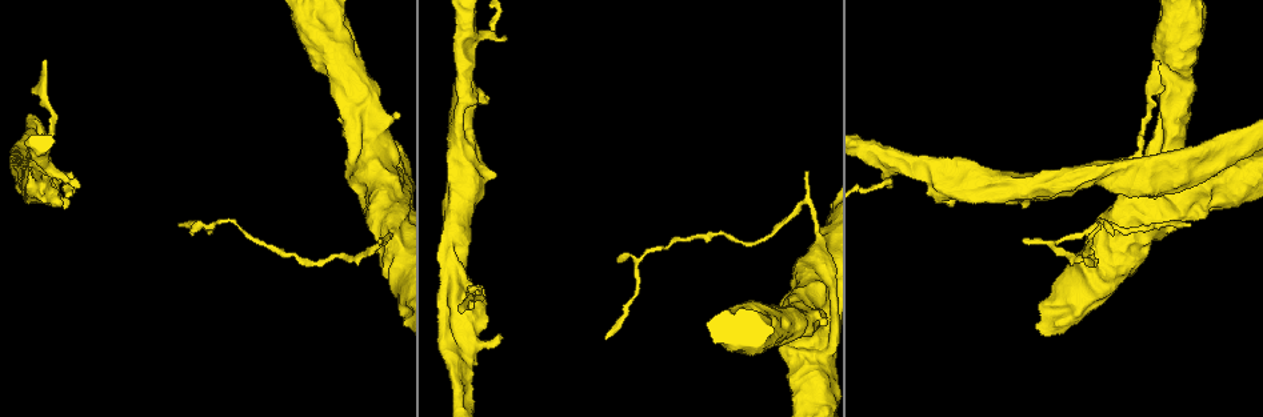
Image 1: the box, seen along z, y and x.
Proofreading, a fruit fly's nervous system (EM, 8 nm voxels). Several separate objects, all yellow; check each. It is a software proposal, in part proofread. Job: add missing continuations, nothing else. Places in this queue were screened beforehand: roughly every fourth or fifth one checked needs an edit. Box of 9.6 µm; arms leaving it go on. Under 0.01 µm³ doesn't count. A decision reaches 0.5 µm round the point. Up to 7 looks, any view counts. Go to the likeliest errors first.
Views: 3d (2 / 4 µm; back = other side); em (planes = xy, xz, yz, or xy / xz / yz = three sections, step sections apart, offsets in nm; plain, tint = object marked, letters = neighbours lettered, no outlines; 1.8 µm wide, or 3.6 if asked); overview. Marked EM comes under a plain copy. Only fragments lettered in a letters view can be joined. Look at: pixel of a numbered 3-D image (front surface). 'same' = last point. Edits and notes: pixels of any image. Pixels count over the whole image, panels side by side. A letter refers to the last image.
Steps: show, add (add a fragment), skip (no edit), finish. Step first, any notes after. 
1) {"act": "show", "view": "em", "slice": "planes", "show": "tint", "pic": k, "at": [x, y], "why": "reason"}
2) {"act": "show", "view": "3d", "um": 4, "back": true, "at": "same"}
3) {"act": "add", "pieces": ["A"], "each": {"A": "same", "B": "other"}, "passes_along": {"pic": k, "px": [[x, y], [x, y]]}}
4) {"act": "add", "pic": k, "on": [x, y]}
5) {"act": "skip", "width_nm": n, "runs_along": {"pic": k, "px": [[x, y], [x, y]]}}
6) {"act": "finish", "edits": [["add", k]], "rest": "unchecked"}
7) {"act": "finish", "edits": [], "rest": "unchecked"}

{"act": "show", "view": "em", "um": 3.6, "slice": "yz", "step": 8, "show": "letters", "pic": 1, "at": [394, 233]}

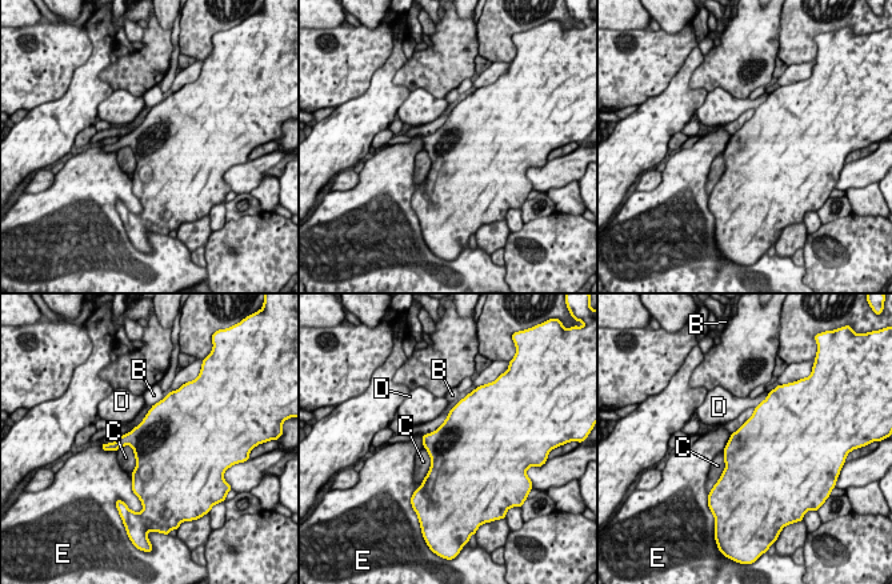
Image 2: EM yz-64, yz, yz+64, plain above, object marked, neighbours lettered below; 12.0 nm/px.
{"act": "show", "view": "em", "um": 3.6, "slice": "xy", "step": 16, "show": "letters", "at": "same", "why": "another direction"}

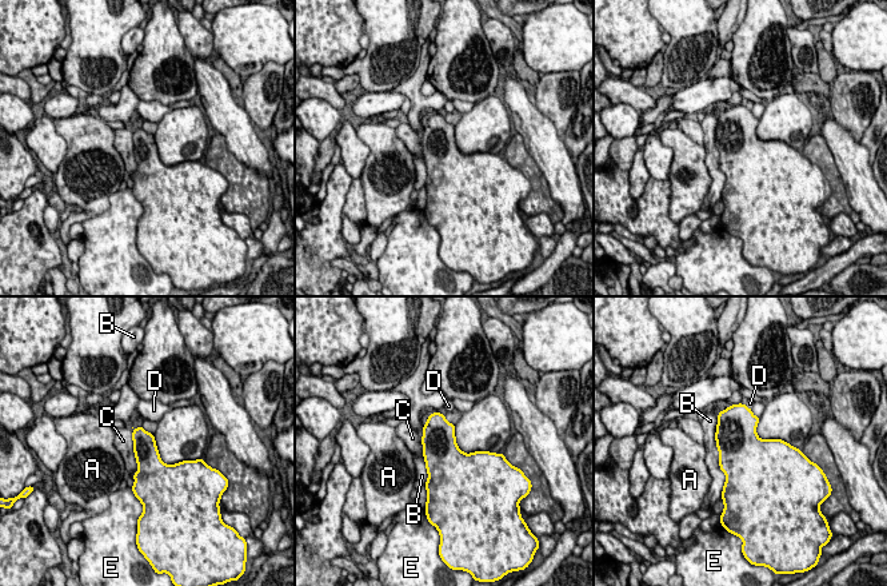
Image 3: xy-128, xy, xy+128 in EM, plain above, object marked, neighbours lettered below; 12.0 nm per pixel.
{"act": "skip", "each": {"A": "other", "B": "other", "C": "other", "D": "other", "E": "other"}, "found": "no lettered fragment goes on from it"}

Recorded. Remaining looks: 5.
{"act": "show", "view": "3d", "um": 4, "back": true, "pic": 1, "at": [487, 303], "why": "branch stops here"}

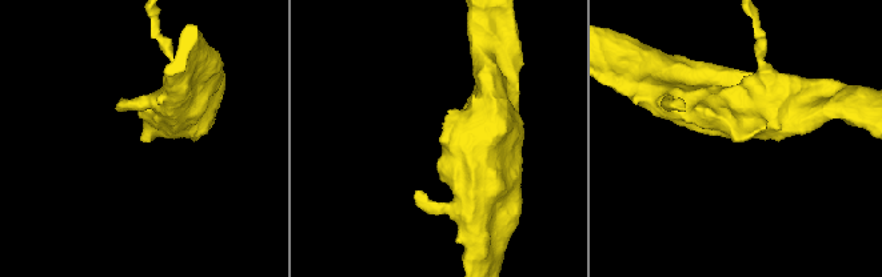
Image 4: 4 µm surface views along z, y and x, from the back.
{"act": "show", "view": "em", "slice": "planes", "show": "tint", "pic": 4, "at": [735, 140], "why": "need the tissue"}

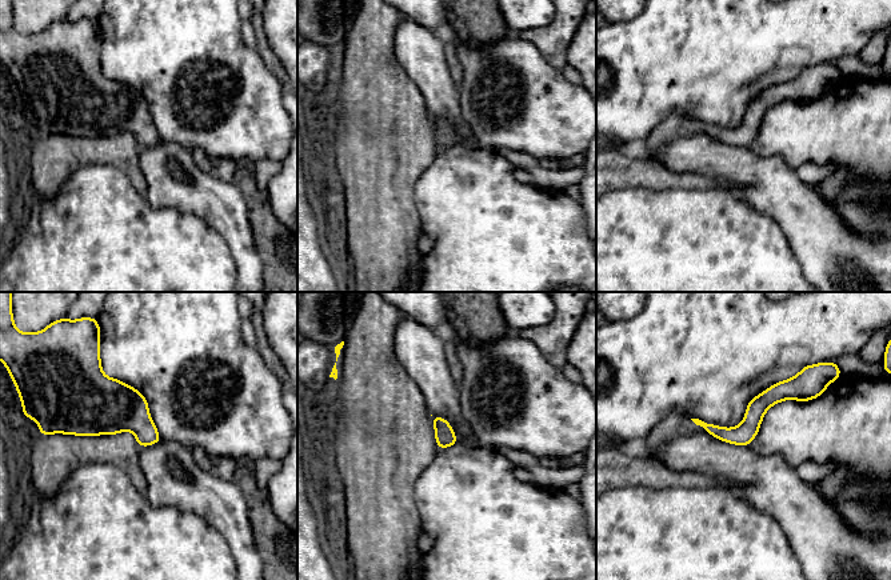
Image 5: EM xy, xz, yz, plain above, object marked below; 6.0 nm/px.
{"act": "show", "view": "em", "slice": "planes", "show": "letters", "at": "same", "why": "what lies round it"}

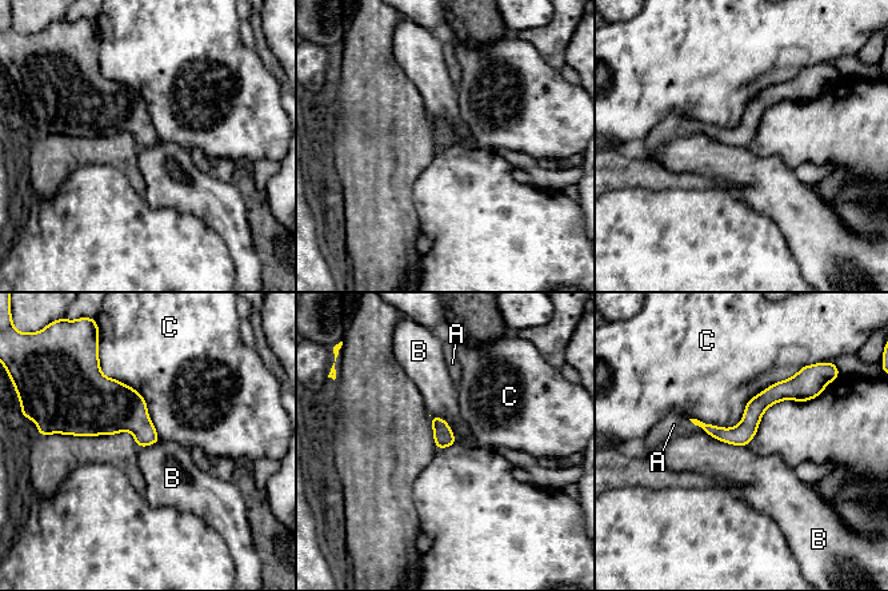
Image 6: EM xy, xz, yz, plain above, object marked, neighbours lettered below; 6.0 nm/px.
{"act": "add", "pieces": ["A"], "each": {"A": "same", "B": "other", "C": "other"}, "passes_along": {"pic": 6, "px": [[736, 435], [696, 424], [674, 424]]}, "found": "it goes on there"}

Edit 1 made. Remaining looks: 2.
{"act": "finish", "edits": [["add", 6]], "rest": "unchecked"}

